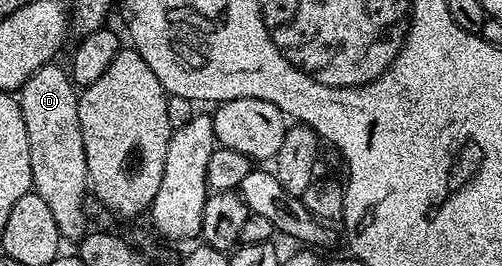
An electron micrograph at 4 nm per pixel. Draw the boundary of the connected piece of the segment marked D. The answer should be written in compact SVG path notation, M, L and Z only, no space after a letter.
M49 63L34 71L34 75L30 75L28 82L18 90L18 100L22 119L26 123L26 139L30 143L32 188L45 201L46 207L50 207L61 238L65 242L79 242L89 228L88 217L84 214L84 196L89 196L90 186L86 167L86 147L82 143L82 127L78 123L80 99L77 86L72 84L72 78L65 70L63 73L56 63Z

